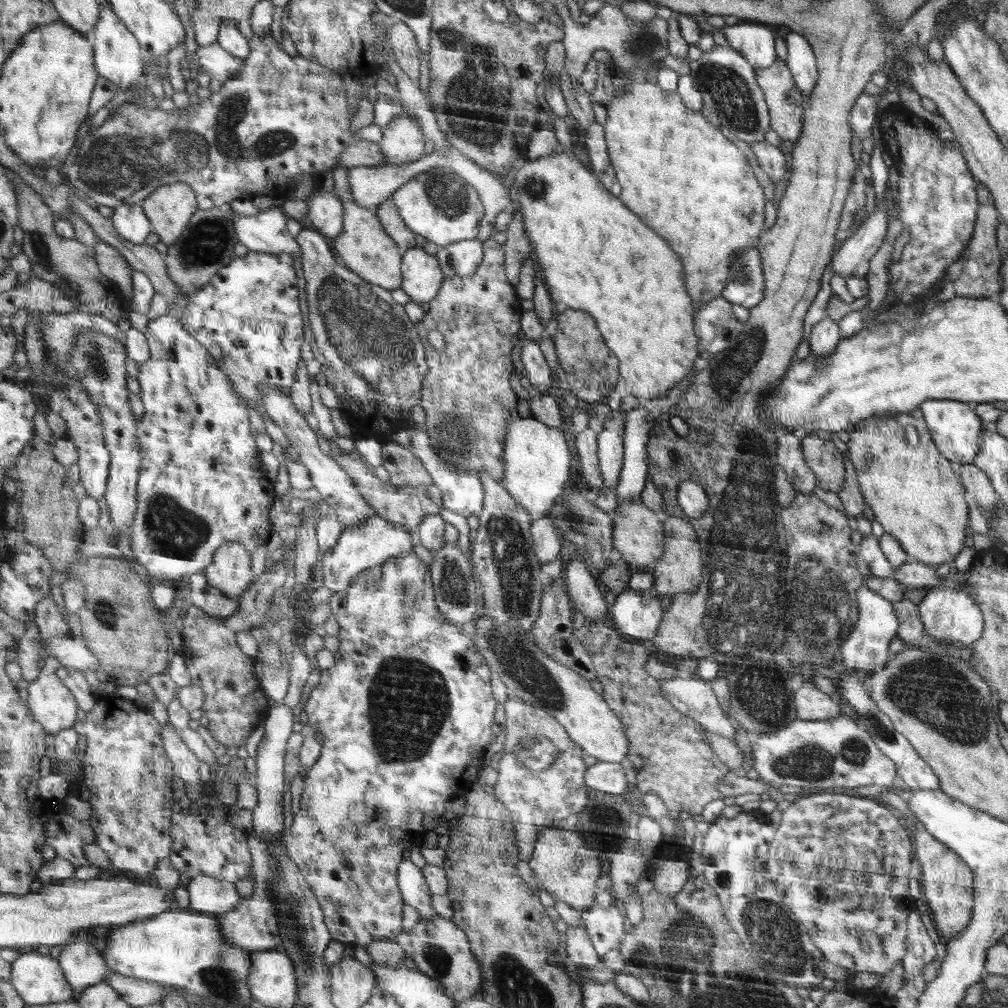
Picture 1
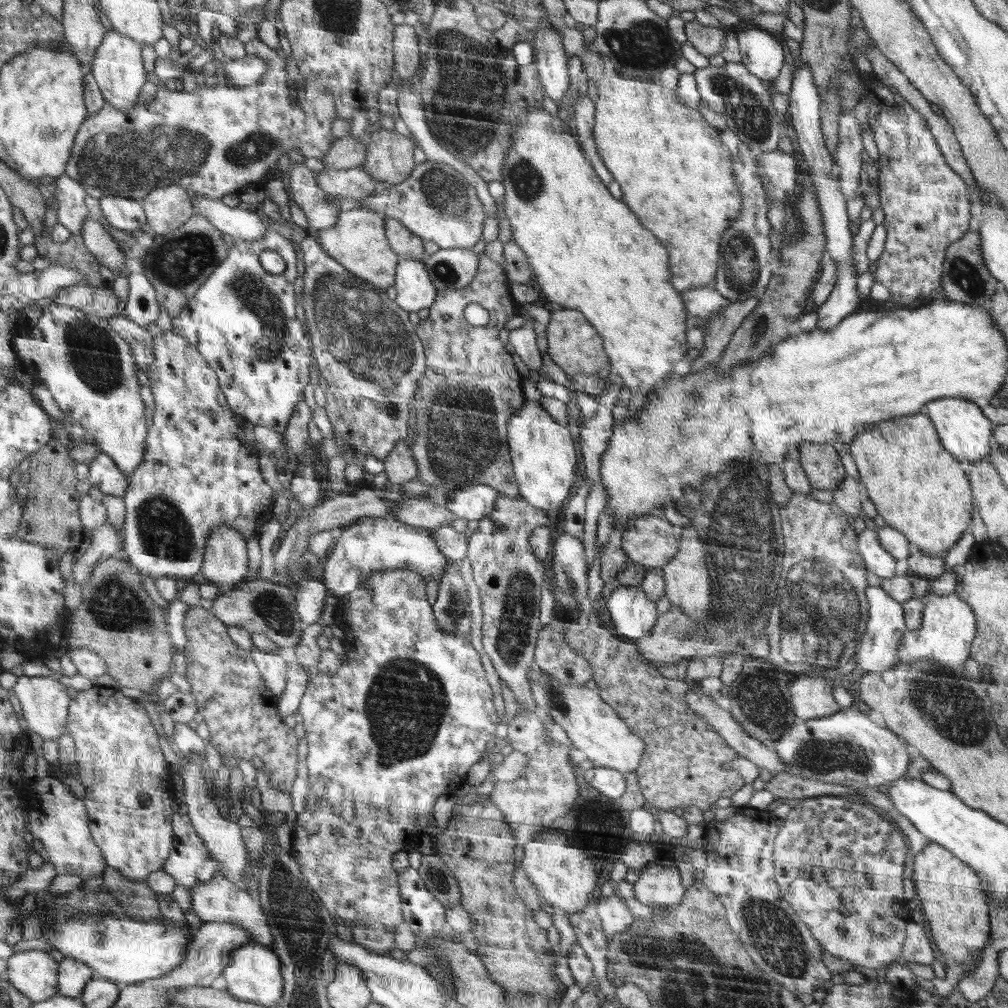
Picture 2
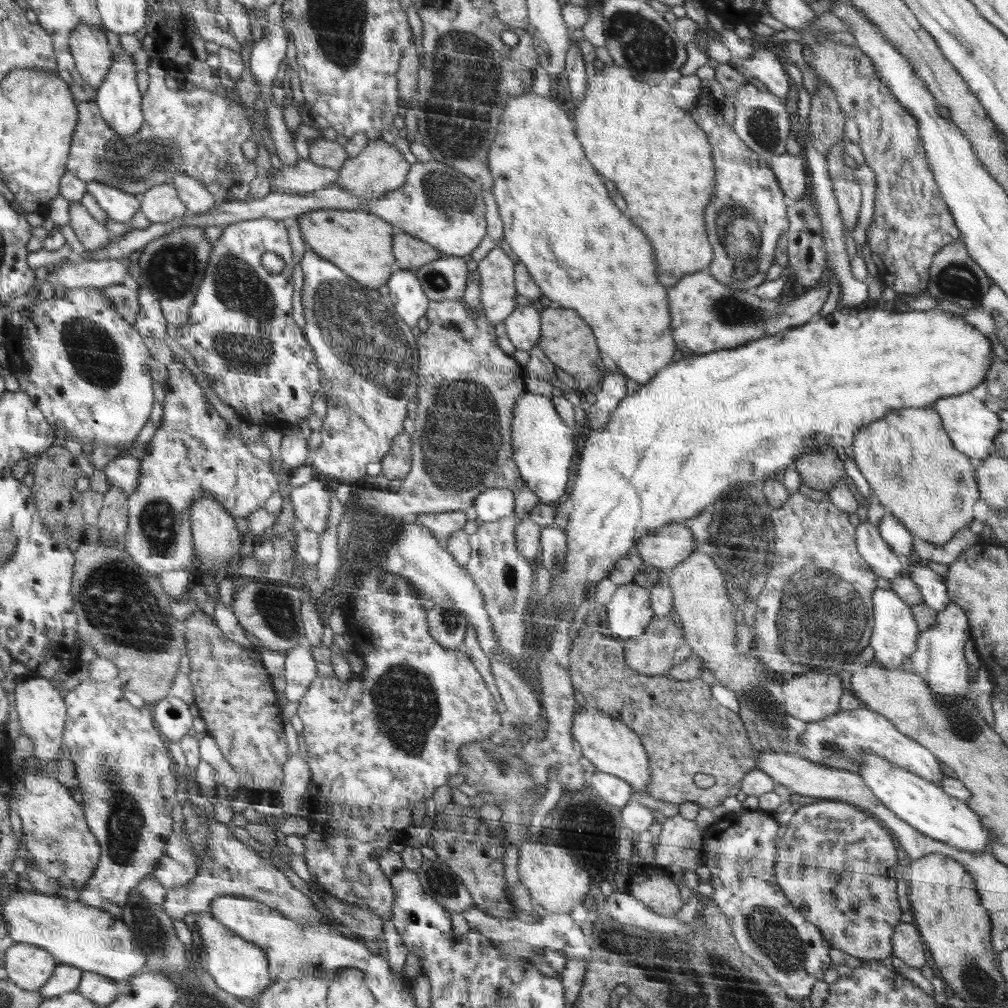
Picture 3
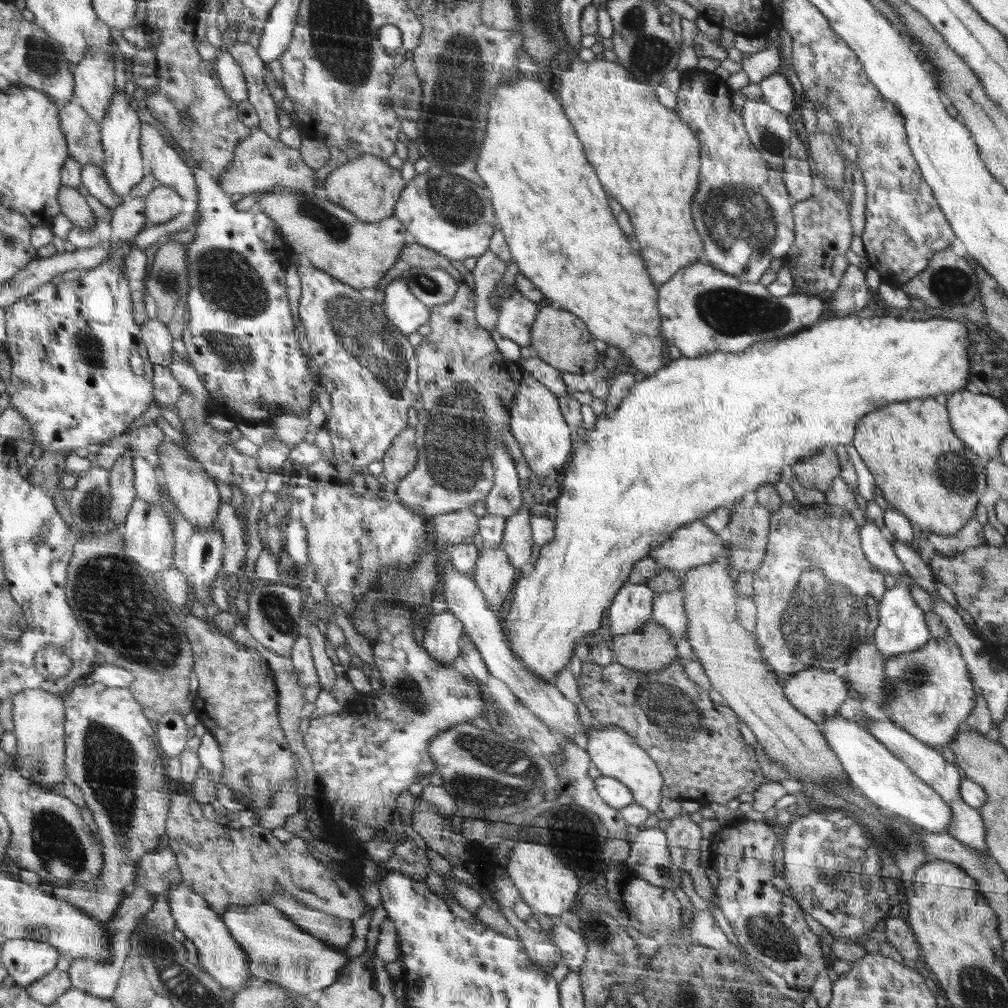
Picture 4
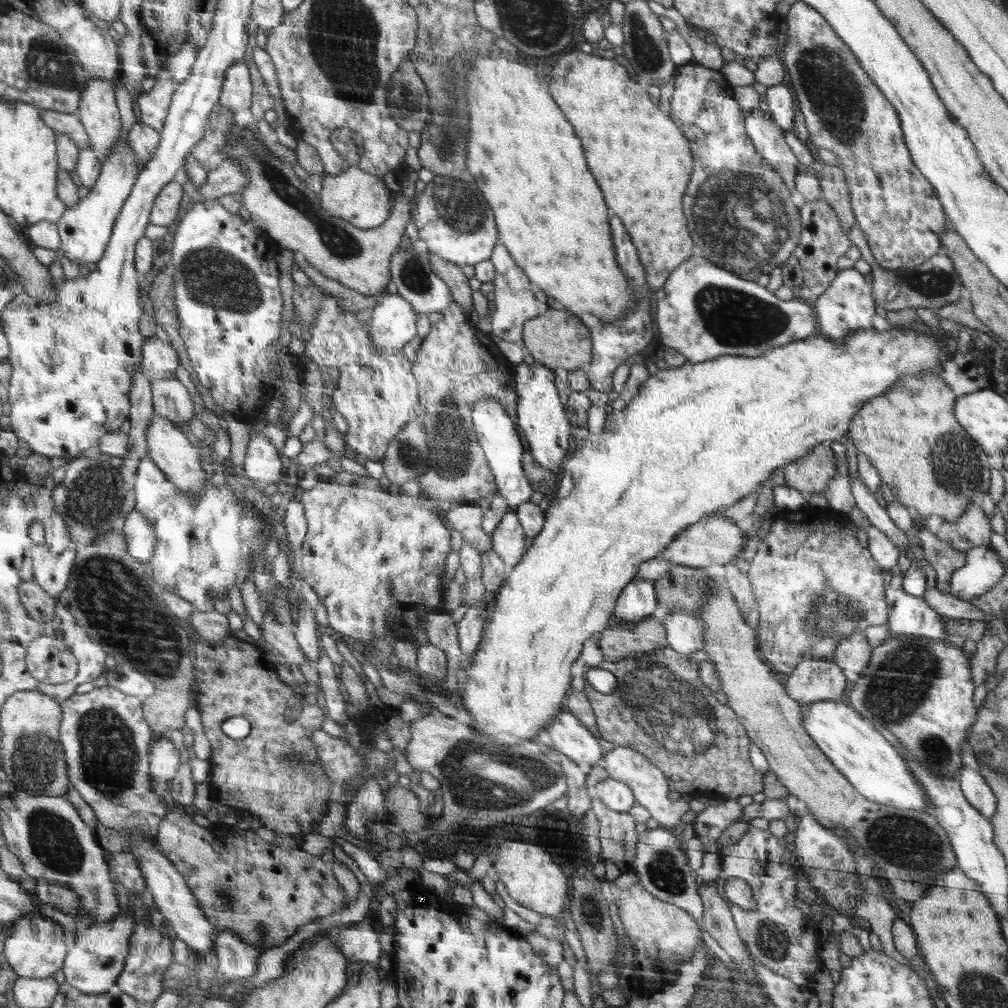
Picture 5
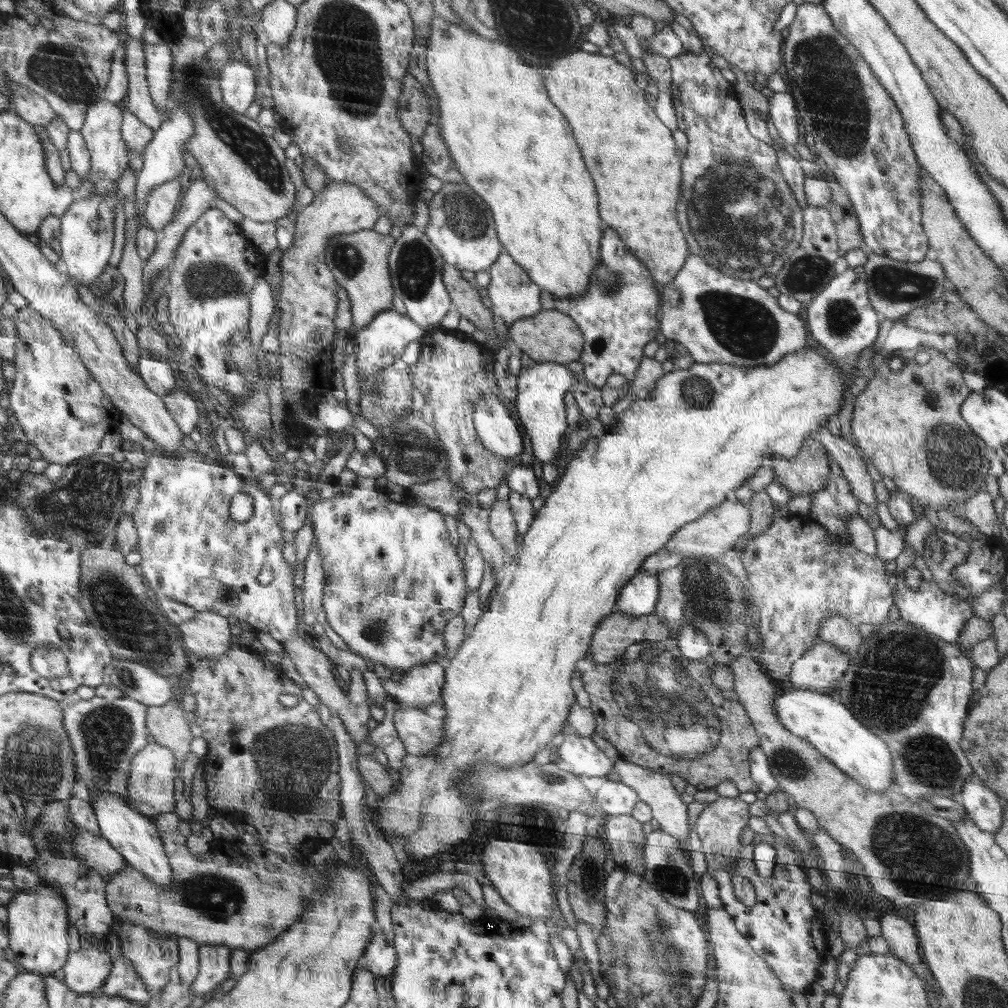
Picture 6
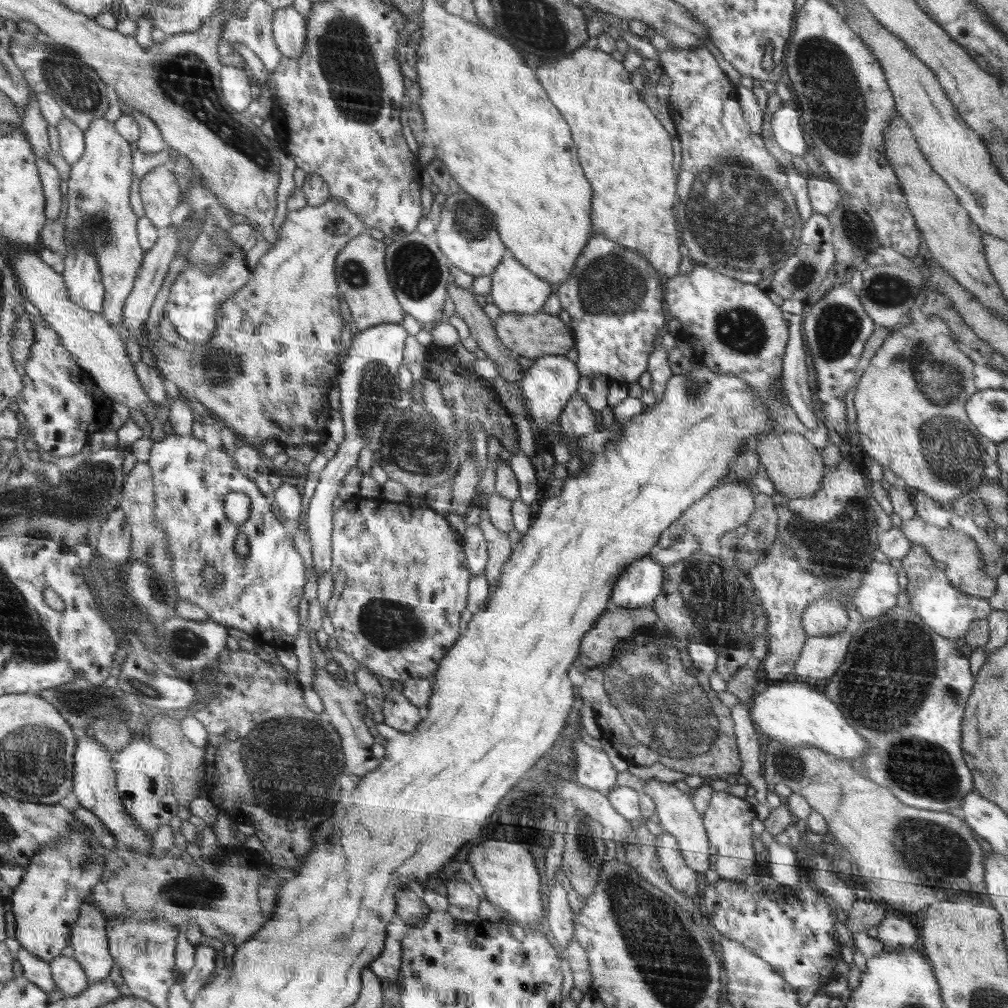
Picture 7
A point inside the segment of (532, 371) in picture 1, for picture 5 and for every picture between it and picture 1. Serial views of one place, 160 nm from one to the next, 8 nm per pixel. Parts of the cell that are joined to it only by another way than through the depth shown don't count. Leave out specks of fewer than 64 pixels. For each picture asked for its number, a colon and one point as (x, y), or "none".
2: (524, 340)
3: (523, 327)
4: (517, 314)
5: (515, 304)

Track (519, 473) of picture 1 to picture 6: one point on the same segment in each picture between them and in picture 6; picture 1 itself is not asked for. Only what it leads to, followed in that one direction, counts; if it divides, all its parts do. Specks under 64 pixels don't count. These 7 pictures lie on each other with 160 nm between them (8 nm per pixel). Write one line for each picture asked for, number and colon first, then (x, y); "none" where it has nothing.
2: (543, 453)
3: (543, 447)
4: (542, 433)
5: (541, 417)
6: (539, 403)

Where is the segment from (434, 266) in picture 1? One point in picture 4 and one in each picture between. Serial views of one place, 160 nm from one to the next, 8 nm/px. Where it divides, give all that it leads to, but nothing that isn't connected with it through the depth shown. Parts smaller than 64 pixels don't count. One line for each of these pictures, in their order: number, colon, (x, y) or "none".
2: (415, 290)
3: (411, 301)
4: (405, 311)

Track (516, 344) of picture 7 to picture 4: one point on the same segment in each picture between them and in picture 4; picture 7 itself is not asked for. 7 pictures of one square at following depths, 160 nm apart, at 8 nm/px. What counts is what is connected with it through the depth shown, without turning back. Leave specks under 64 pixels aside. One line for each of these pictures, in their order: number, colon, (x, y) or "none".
4: (559, 337)
5: (559, 338)
6: (549, 336)

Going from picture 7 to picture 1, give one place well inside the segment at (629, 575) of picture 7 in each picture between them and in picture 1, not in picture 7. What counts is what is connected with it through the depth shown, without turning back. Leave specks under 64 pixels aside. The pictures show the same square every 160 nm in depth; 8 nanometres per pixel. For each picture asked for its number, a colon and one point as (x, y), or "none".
1: (639, 616)
2: (633, 612)
3: (629, 614)
4: (631, 608)
5: (637, 601)
6: (638, 596)

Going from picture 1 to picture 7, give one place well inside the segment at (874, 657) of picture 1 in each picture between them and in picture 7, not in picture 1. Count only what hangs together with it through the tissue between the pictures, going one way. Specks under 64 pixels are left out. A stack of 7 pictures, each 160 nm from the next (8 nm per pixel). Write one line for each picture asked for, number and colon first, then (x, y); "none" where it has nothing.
2: (877, 652)
3: (895, 634)
4: (901, 627)
5: (910, 615)
6: (927, 607)
7: (930, 593)

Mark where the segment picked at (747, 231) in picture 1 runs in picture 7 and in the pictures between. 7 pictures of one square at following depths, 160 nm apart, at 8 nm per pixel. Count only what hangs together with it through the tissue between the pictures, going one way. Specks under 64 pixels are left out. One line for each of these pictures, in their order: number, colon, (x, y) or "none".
2: (674, 171)
3: (659, 158)
4: (649, 159)
5: (641, 158)
6: (633, 156)
7: (627, 153)

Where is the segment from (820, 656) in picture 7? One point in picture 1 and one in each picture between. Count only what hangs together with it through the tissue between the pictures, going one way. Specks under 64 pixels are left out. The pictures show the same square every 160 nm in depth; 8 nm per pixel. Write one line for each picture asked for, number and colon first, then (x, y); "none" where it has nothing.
1: (810, 703)
2: (811, 698)
3: (811, 697)
4: (816, 692)
5: (812, 681)
6: (818, 669)

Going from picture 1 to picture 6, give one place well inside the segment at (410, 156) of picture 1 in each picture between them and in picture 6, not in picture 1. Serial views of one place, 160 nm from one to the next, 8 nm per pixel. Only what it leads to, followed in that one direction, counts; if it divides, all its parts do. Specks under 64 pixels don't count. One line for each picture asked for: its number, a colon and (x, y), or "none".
2: (390, 157)
3: (379, 168)
4: (367, 186)
5: (360, 197)
6: (307, 297)

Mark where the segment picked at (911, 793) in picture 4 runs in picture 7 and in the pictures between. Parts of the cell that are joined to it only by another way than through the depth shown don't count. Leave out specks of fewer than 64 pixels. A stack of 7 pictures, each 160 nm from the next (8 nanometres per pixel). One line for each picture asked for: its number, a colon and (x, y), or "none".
5: (871, 763)
6: (822, 719)
7: (797, 715)

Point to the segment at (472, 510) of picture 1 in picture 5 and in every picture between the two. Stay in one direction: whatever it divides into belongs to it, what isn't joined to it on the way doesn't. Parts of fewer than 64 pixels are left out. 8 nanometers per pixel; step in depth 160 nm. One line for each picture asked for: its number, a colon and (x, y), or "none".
2: (473, 503)
3: (494, 504)
4: (506, 499)
5: (496, 431)

